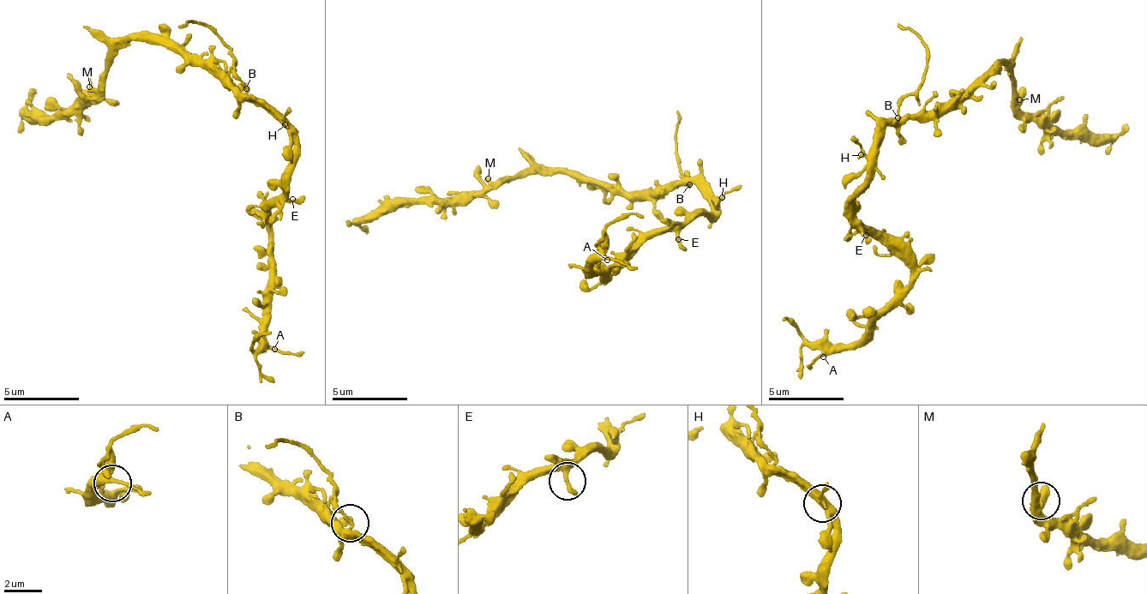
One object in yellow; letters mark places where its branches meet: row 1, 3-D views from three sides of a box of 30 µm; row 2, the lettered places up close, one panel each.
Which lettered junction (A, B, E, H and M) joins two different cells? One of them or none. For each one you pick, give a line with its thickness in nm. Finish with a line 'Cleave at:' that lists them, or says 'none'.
B: calibre 280 nm
Cleave at: B

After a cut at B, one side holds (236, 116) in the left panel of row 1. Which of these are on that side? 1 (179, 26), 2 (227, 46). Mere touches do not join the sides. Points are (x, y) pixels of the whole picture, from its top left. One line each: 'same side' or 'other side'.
1: other side
2: other side

